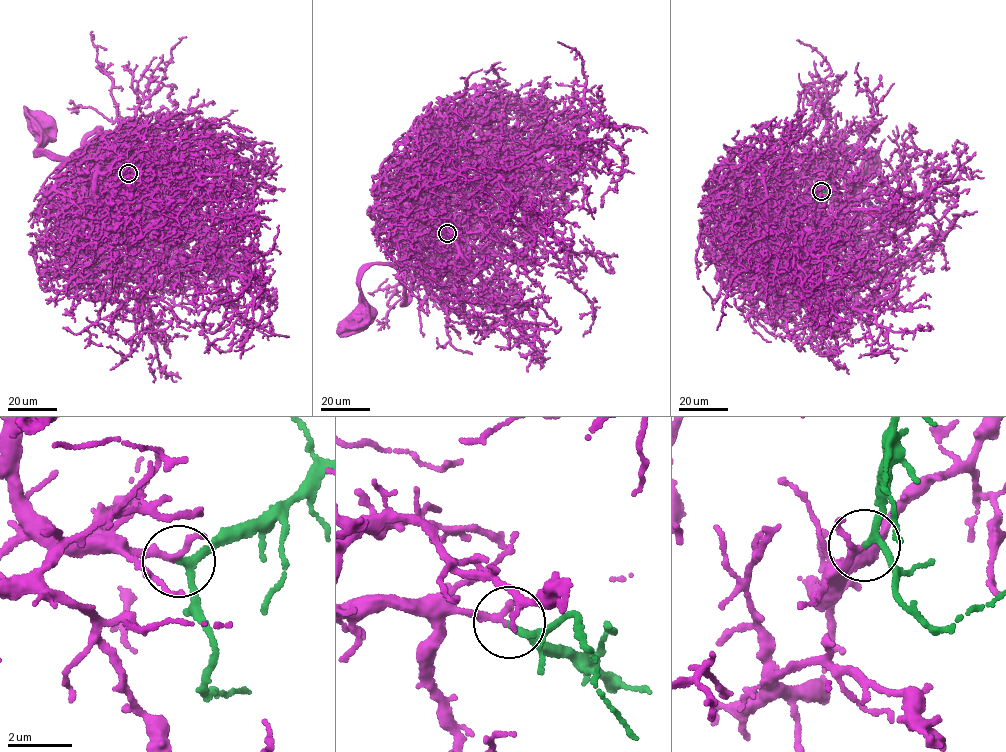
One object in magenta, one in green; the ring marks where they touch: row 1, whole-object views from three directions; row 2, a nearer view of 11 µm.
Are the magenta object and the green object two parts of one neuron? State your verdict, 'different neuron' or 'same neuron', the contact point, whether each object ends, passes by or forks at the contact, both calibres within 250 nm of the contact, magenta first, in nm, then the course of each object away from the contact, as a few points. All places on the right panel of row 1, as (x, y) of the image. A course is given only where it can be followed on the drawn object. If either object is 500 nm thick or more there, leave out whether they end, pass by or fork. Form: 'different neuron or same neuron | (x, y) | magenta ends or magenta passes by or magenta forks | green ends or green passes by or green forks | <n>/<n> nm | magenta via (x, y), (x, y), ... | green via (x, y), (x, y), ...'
same neuron | (821, 191) | magenta passes by | green passes by | 160/190 nm | magenta via (821, 191), (806, 189), (785, 201), (830, 189), (831, 203), (840, 204), (868, 168) | green via (821, 191), (827, 198), (834, 193)

